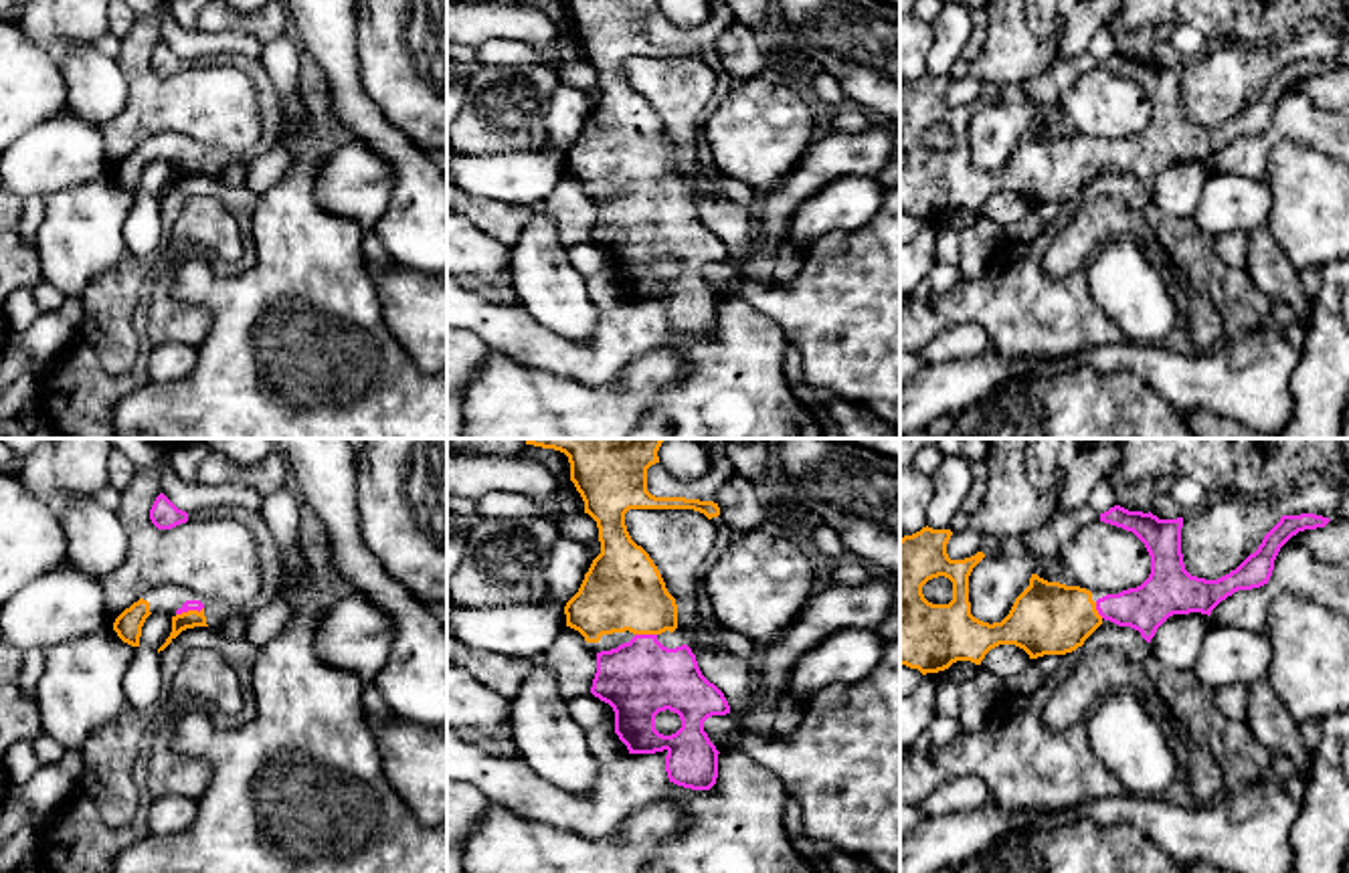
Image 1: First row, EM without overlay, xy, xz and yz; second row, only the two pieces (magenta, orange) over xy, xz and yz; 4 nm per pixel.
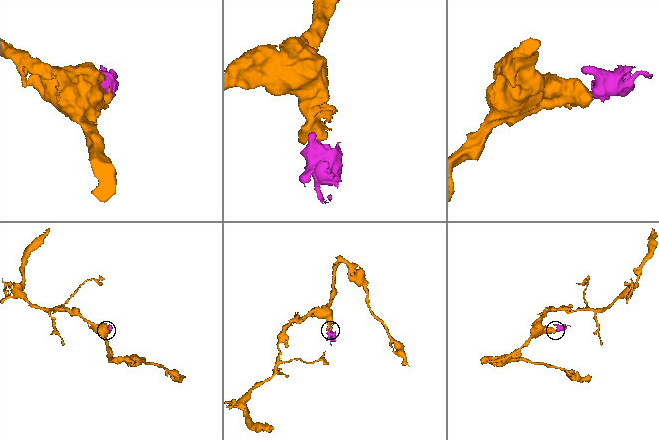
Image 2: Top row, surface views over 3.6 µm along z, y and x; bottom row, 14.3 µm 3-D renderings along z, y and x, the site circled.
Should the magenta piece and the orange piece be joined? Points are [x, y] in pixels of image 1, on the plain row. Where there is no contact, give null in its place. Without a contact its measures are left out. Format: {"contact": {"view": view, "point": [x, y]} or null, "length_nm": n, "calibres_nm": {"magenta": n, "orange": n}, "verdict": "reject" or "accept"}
{"contact": {"view": "xy", "point": [189, 156]}, "length_nm": 120, "calibres_nm": {"magenta": 50, "orange": 70}, "verdict": "accept"}

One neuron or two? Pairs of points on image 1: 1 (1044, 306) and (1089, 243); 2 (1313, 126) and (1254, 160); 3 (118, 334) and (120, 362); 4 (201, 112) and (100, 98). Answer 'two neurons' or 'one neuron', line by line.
1: two neurons
2: one neuron
3: one neuron
4: two neurons

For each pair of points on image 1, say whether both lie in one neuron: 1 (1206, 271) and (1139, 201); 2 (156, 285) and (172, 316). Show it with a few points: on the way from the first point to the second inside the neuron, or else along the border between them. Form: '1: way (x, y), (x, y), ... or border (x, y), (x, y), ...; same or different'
1: way (1190, 253), (1155, 219); same
2: way (158, 294), (158, 302), (164, 308); same

